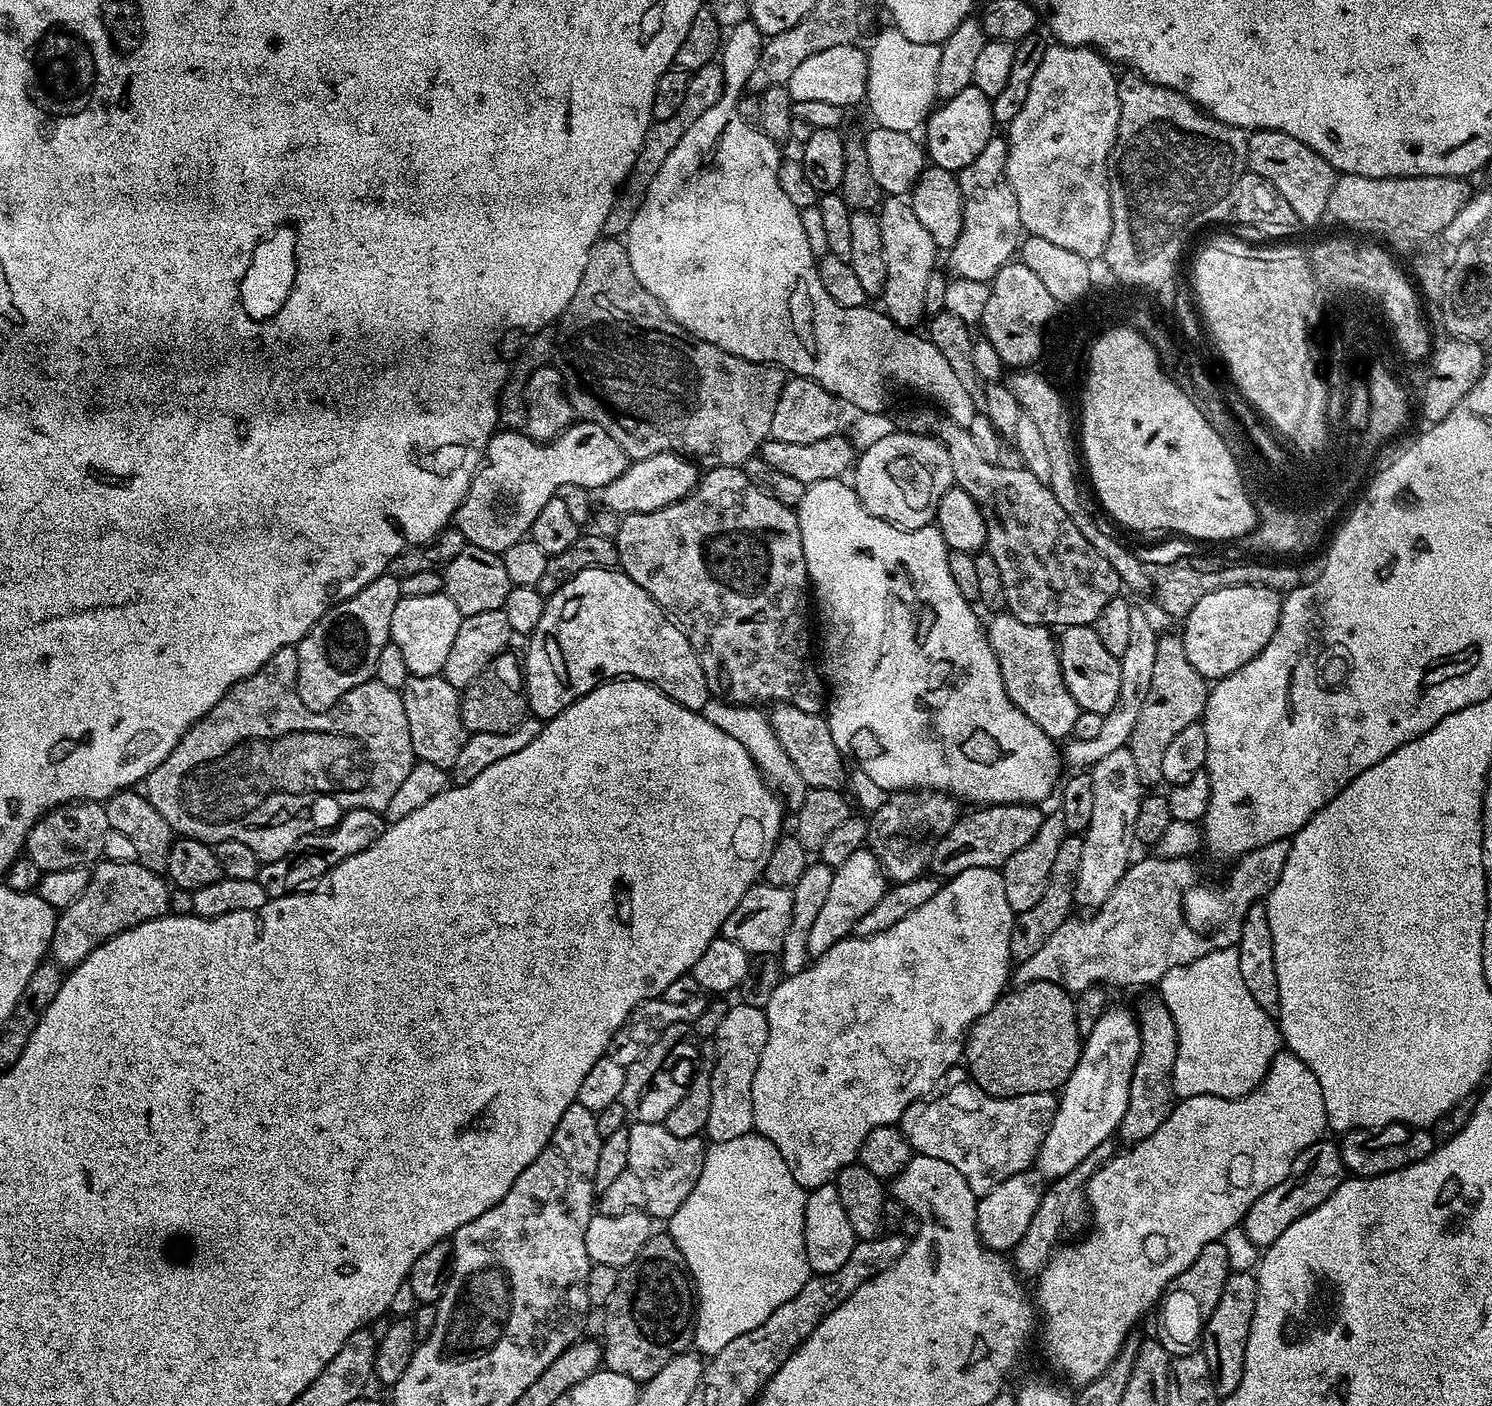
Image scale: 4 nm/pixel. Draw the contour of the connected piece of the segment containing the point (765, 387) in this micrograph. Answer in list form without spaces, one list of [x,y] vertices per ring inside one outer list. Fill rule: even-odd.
[[[593,251],[592,257],[586,262],[582,282],[578,282],[578,290],[574,290],[574,298],[570,298],[570,306],[558,321],[554,367],[560,372],[560,377],[564,379],[566,394],[572,403],[573,413],[577,417],[606,426],[609,437],[615,443],[617,440],[624,447],[625,454],[632,460],[641,460],[653,452],[667,450],[683,454],[685,457],[687,457],[686,455],[697,456],[700,459],[701,469],[704,470],[743,466],[748,459],[755,457],[761,451],[759,448],[771,434],[771,422],[782,393],[781,386],[776,385],[776,375],[778,375],[776,365],[755,364],[746,358],[738,358],[738,354],[730,354],[710,342],[702,342],[702,338],[698,338],[682,326],[678,326],[678,322],[674,322],[674,318],[670,318],[670,314],[662,306],[662,302],[658,302],[658,298],[654,298],[654,294],[650,294],[650,290],[640,287],[638,278],[634,278],[634,266],[630,266],[627,251],[600,251]]]

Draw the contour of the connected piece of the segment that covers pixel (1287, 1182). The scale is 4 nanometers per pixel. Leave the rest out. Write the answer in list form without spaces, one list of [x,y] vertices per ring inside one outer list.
[[[1319,1140],[1314,1146],[1302,1150],[1302,1154],[1294,1158],[1288,1177],[1278,1182],[1278,1186],[1266,1190],[1266,1194],[1262,1194],[1262,1198],[1258,1198],[1254,1206],[1250,1206],[1246,1217],[1246,1231],[1250,1242],[1254,1242],[1257,1248],[1263,1250],[1279,1245],[1290,1222],[1298,1222],[1298,1218],[1322,1206],[1322,1202],[1326,1202],[1326,1198],[1330,1198],[1330,1194],[1334,1194],[1334,1190],[1345,1183],[1344,1160],[1340,1157],[1340,1148],[1331,1144],[1330,1140]]]

